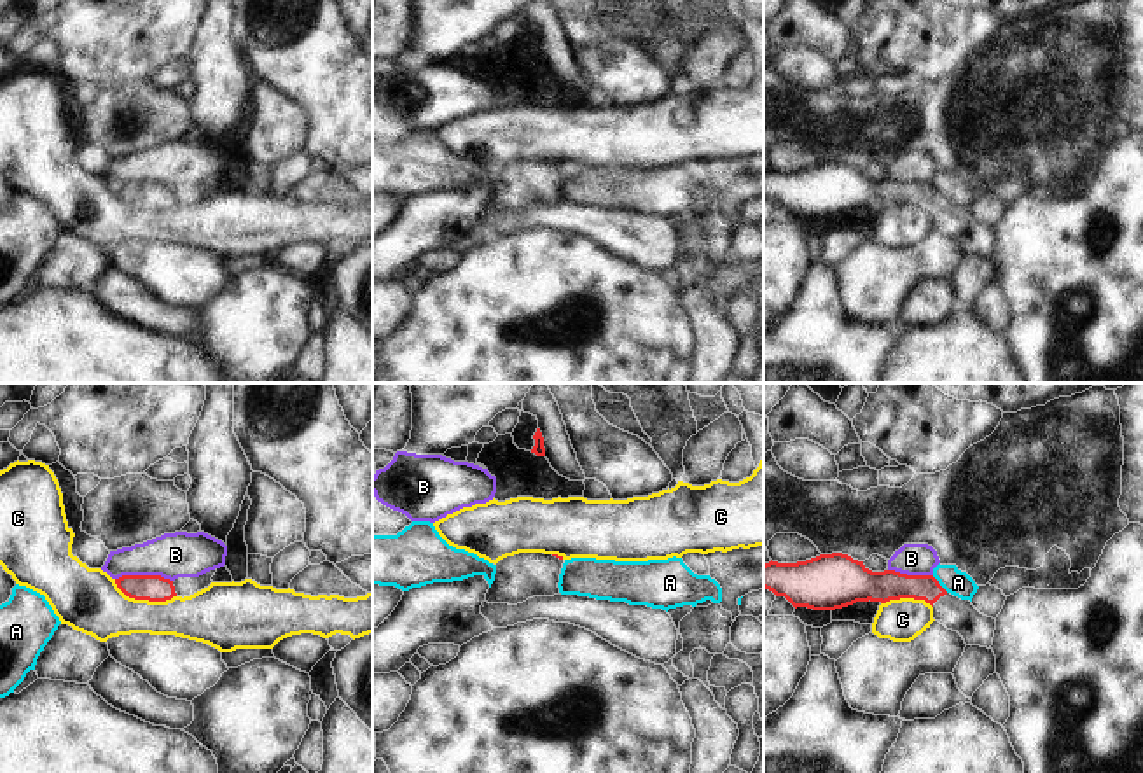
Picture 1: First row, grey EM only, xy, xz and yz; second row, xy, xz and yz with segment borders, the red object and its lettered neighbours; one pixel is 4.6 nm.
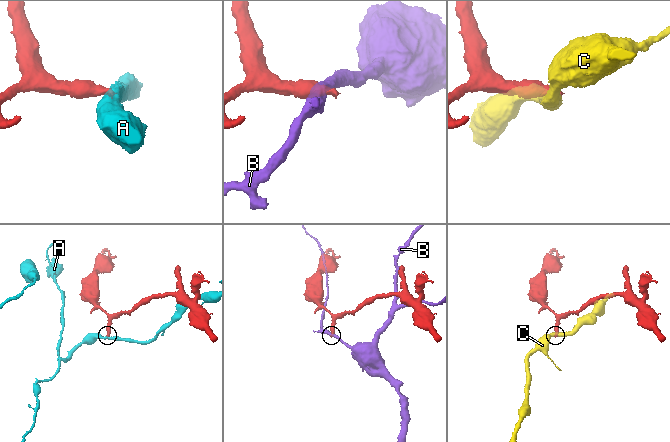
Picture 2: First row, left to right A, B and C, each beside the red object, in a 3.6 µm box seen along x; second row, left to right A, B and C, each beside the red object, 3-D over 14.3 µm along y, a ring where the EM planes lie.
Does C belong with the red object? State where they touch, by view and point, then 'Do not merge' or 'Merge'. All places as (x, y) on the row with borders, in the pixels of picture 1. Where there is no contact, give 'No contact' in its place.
Touches red at xy (144, 598). Do not merge

